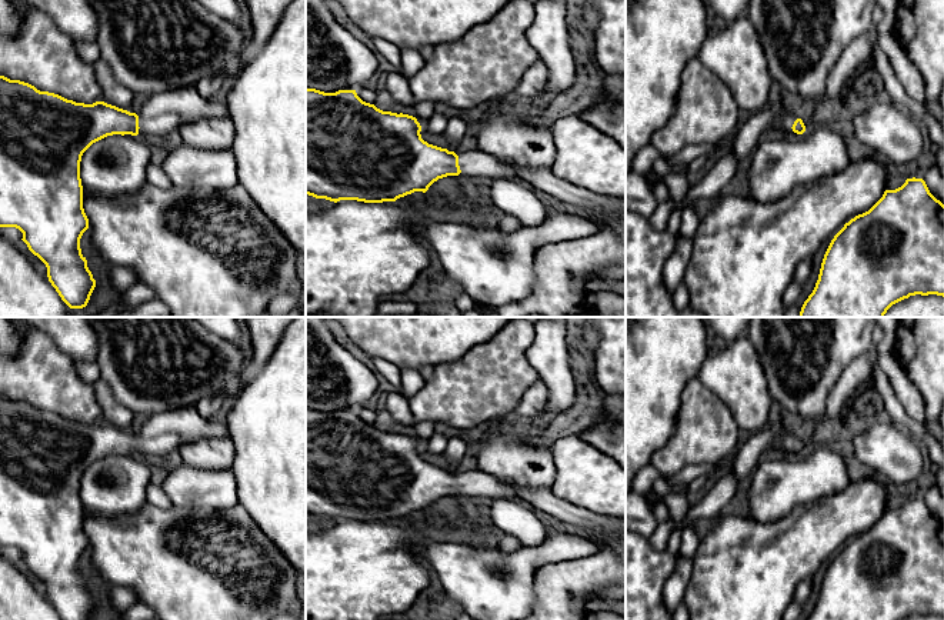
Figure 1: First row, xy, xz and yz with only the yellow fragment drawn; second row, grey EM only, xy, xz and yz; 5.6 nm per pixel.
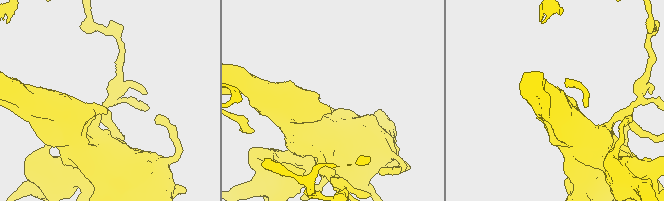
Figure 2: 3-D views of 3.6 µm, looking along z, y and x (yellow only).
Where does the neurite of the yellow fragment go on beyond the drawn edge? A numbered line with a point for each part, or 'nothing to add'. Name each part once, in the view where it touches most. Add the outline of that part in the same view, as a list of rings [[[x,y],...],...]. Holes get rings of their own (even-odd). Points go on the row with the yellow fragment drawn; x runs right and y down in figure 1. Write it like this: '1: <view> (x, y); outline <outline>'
1: xz (479, 166); outline [[[468,144],[454,151],[458,156],[461,176],[473,181],[496,179],[521,179],[530,183],[543,196],[551,196],[580,207],[590,214],[626,214],[626,197],[601,196],[583,187],[573,186],[557,177],[551,169],[526,170],[503,161],[496,156]]]

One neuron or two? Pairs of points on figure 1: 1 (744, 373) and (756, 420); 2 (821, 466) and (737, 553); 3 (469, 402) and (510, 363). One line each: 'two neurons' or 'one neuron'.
1: one neuron
2: two neurons
3: one neuron

